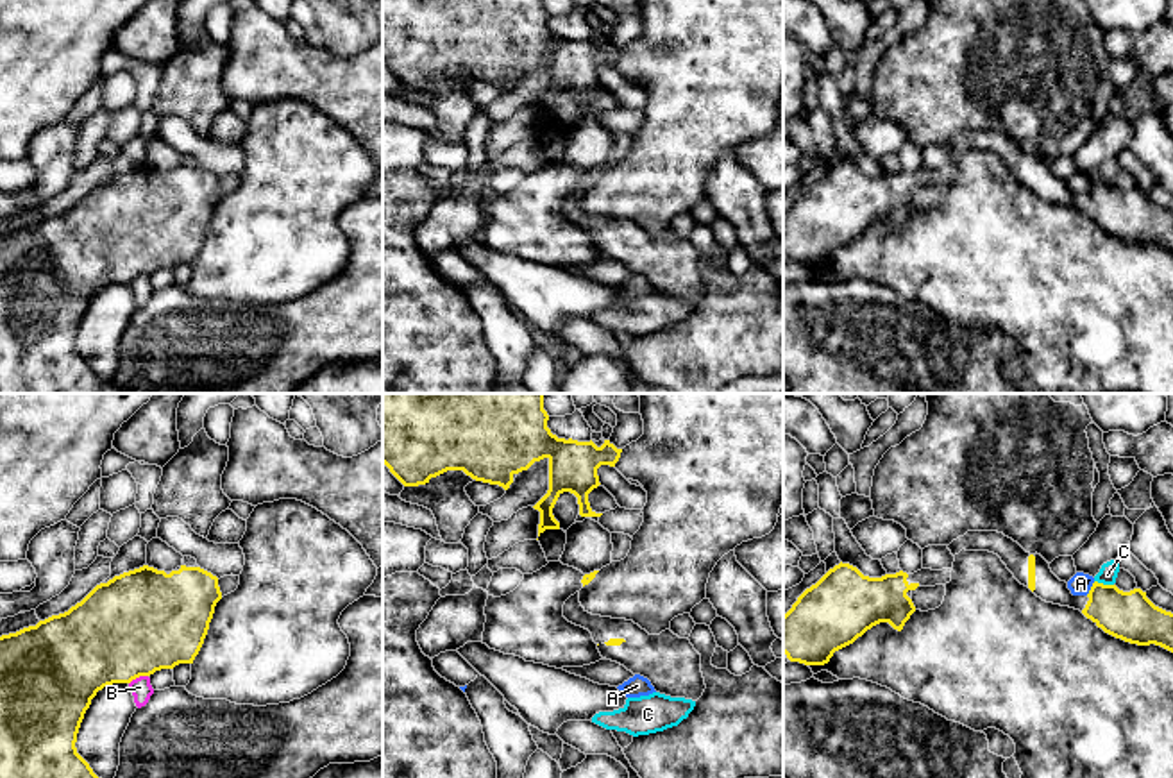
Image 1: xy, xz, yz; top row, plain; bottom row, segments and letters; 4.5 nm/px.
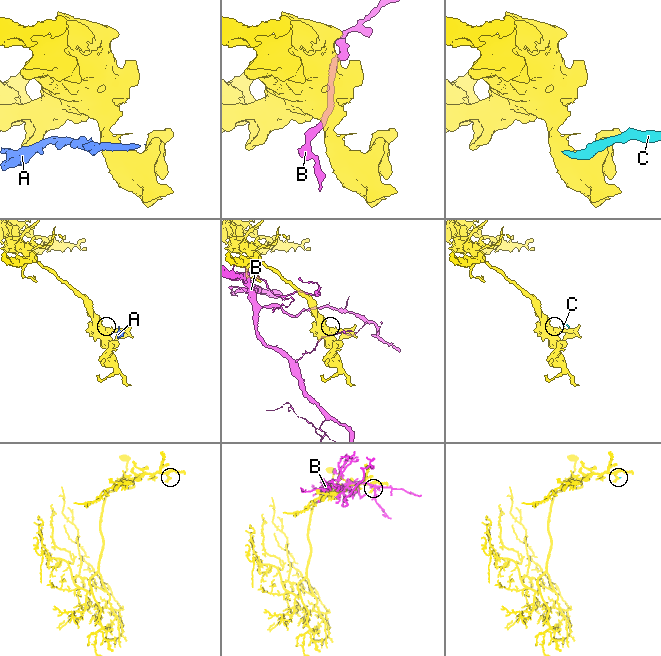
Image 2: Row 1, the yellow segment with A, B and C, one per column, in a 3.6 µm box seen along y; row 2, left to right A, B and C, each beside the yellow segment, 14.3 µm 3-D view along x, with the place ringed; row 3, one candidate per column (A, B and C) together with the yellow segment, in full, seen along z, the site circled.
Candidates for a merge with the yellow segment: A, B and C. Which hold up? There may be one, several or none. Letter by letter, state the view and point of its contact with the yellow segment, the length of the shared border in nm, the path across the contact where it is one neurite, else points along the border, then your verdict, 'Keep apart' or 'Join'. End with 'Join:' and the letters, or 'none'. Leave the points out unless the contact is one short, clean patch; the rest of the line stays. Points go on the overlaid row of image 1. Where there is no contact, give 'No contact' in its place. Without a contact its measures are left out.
A: Touches yellow at yz (1091, 589). Shared border 80 nm. Keep apart
B: Touches yellow at xy (138, 676). Shared border 100 nm. Keep apart
C: Touches yellow at yz (1102, 583). Shared border 90 nm. Boundary: yz (1095, 580), (1113, 585). Keep apart
Join: none

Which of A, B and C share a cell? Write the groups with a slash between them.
A C / B

